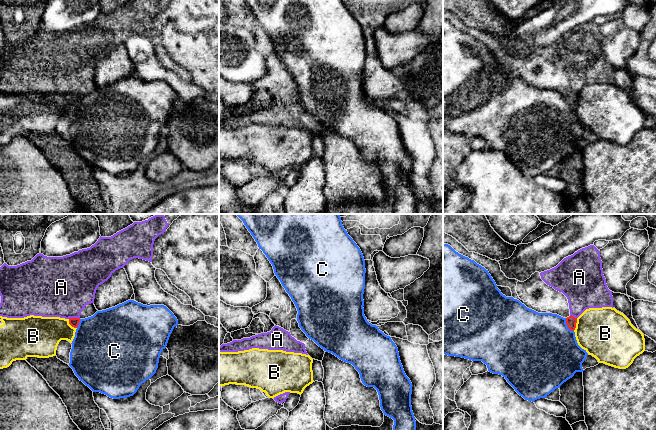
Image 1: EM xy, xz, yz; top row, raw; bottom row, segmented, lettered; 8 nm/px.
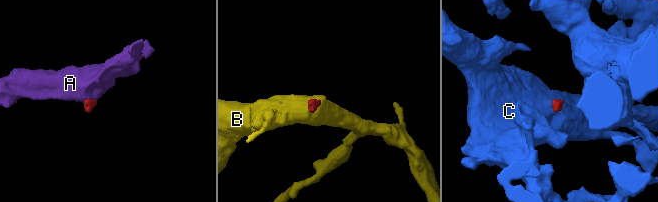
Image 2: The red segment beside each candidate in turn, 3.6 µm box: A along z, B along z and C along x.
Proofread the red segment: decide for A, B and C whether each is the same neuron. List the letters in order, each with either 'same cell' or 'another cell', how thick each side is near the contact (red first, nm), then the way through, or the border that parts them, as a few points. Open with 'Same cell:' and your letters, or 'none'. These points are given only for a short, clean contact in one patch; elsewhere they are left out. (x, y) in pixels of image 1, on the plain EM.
Same cell: A
A: same cell; calibres 80 and 460 nm; way xy (74, 98), (73, 94), (72, 86), (62, 65)
B: another cell; calibres 90 and 400 nm; border yz (577, 94), (573, 106)
C: another cell; calibres 90 and 500 nm; border yz (565, 94), (566, 101), (573, 107)

